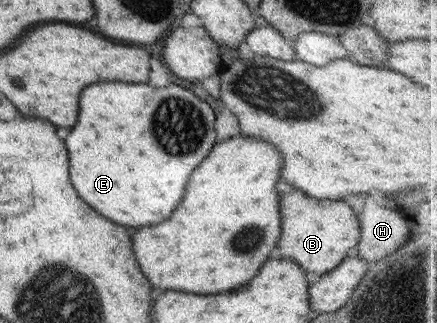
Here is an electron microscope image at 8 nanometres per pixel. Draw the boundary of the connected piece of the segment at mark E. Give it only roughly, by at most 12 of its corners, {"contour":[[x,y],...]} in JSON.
{"contour":[[101,82],[65,138],[77,194],[135,228],[171,216],[215,146],[171,84]]}

